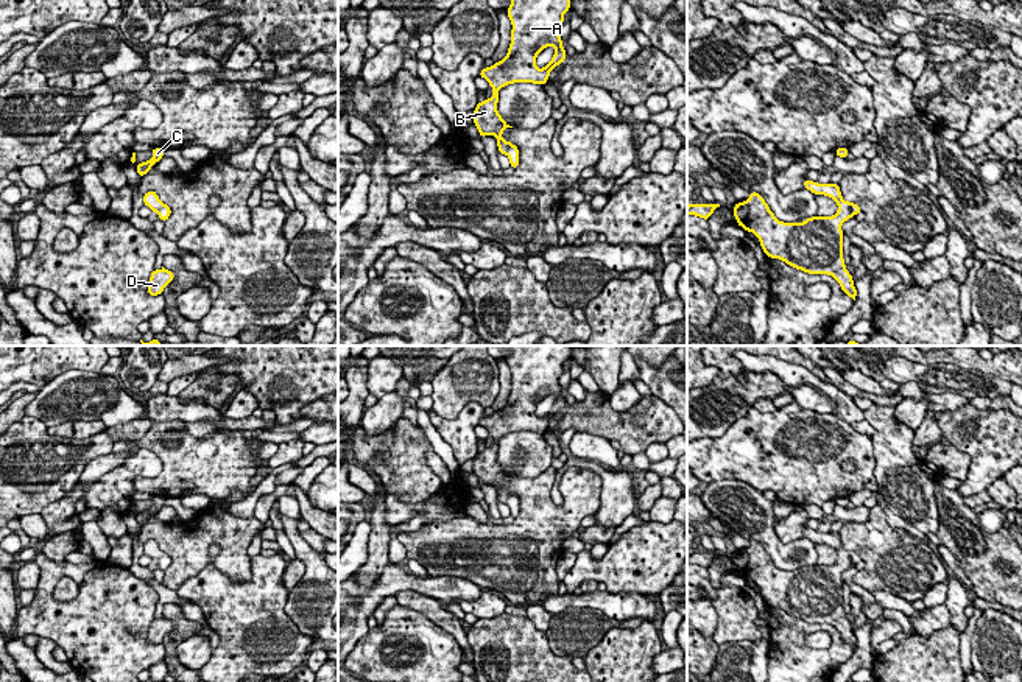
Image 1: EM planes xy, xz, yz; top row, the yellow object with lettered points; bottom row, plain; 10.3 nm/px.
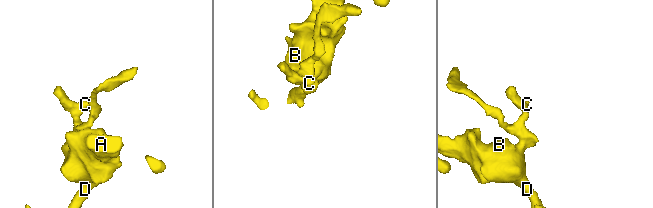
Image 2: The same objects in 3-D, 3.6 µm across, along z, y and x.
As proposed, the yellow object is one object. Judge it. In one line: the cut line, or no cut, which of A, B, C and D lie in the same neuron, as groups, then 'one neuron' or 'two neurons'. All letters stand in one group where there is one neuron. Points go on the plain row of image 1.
no cut | A B C D | one neuron

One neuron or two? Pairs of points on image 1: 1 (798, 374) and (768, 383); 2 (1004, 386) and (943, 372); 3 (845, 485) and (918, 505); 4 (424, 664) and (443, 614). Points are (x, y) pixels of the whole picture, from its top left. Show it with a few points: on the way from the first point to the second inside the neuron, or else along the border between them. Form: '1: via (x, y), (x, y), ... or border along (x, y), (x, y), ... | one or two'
1: border along (747, 368), (756, 372), (773, 372), (787, 388) | two
2: via (988, 383), (958, 380) | one
3: border along (873, 452), (874, 478), (879, 491) | two
4: border along (405, 608), (422, 612), (441, 626), (463, 651) | two

